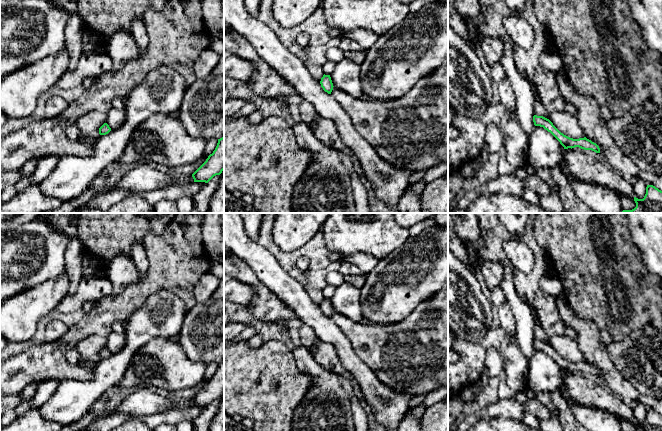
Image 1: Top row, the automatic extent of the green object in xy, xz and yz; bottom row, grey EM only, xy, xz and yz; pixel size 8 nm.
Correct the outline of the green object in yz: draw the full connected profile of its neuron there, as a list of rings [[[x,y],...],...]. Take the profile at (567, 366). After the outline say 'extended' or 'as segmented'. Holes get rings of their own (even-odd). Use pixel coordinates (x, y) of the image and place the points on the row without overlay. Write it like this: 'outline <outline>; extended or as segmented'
outline [[[534,339],[533,346],[535,350],[543,351],[545,354],[550,356],[560,366],[564,373],[579,371],[584,374],[592,374],[596,377],[600,377],[600,372],[596,367],[592,366],[586,361],[573,363],[564,359],[553,349],[549,343],[543,340]]]; as segmented

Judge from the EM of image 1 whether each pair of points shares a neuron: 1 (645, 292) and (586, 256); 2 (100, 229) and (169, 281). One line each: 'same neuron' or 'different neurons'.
1: same neuron
2: different neurons

